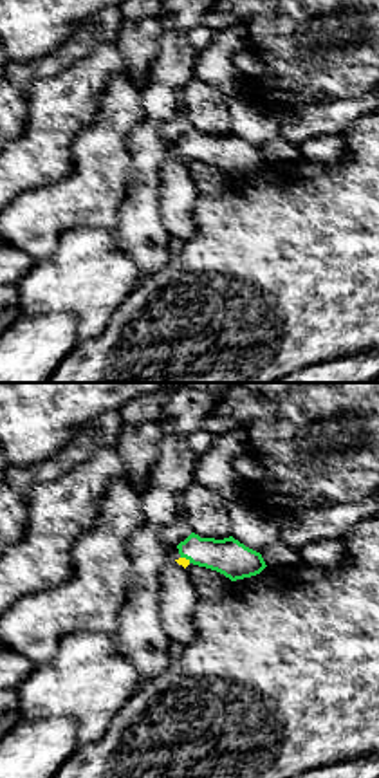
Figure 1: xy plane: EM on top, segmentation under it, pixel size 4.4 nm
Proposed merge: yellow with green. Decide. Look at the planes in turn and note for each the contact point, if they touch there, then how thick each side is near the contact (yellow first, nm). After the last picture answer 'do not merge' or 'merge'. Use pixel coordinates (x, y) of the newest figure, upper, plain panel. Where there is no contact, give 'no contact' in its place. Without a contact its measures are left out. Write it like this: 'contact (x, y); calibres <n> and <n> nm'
contact (184, 154); calibres 40 and 160 nm

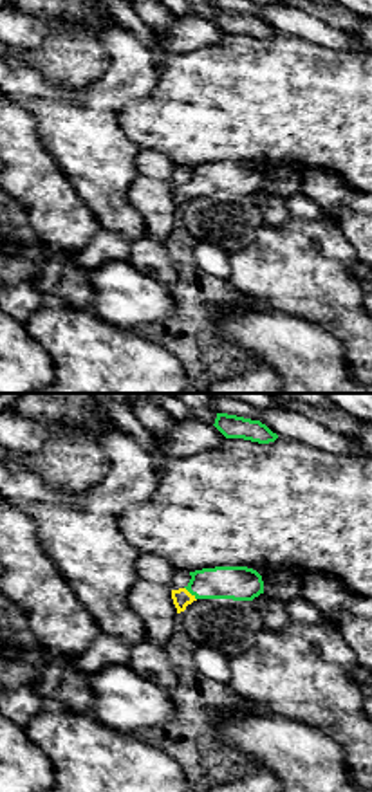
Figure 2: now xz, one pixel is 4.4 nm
contact (190, 190); calibres 80 and 160 nm

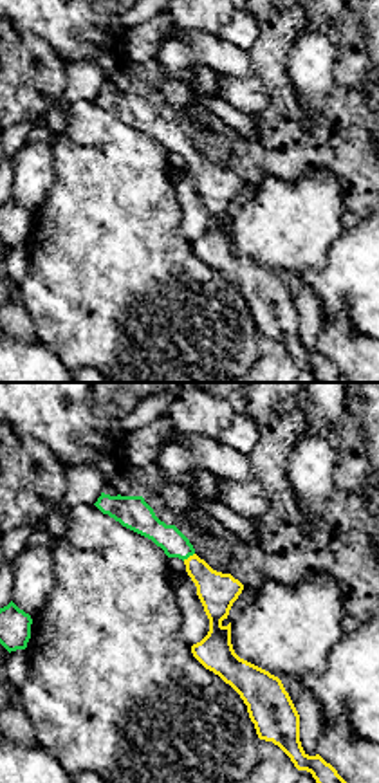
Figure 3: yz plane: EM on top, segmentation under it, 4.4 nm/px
contact (190, 152); calibres 170 and 120 nm

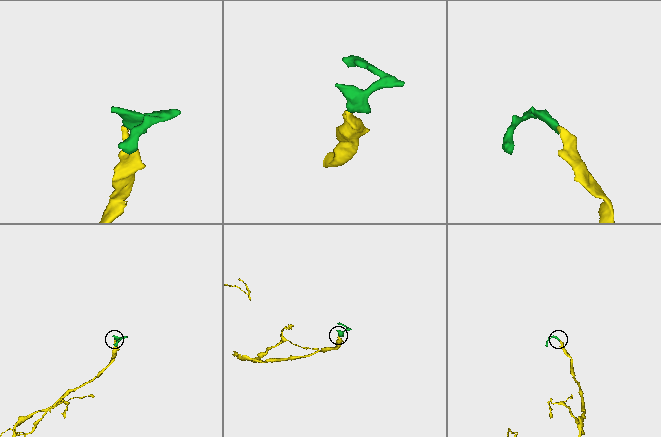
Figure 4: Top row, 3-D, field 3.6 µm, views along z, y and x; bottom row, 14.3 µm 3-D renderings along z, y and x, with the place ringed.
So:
merge

